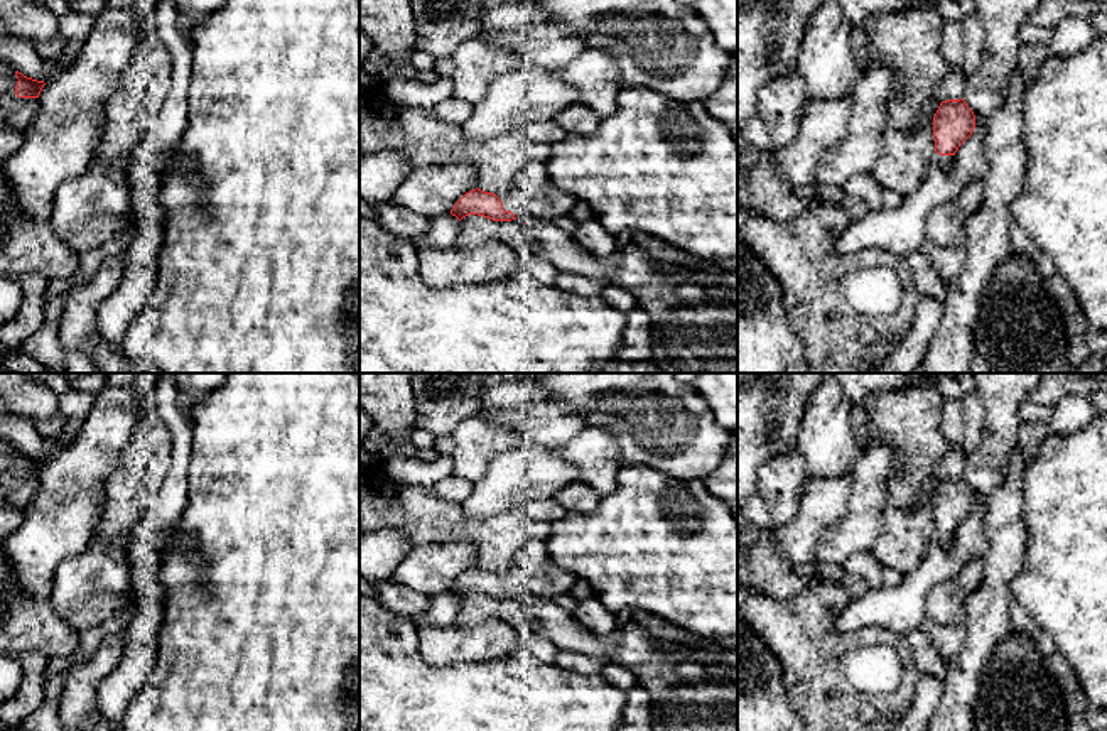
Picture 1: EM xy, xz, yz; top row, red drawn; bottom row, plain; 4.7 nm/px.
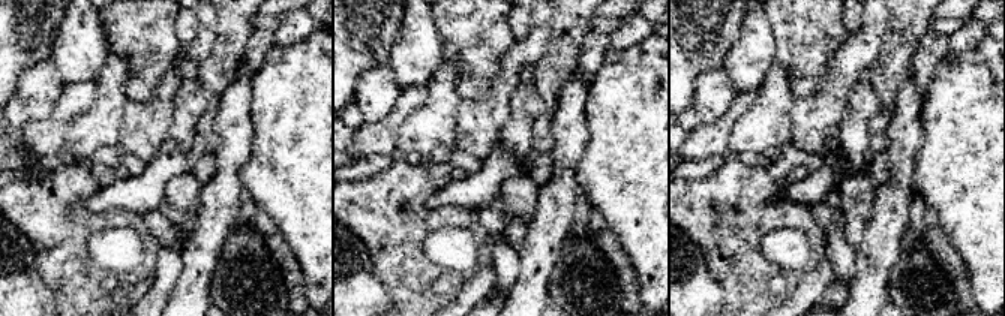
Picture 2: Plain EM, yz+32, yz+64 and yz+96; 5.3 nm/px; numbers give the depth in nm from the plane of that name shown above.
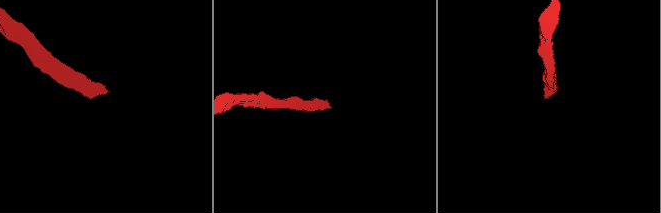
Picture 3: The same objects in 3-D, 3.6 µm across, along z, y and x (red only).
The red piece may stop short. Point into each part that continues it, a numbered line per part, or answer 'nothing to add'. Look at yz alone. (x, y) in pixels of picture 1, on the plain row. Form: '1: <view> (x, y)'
1: yz (944, 539)

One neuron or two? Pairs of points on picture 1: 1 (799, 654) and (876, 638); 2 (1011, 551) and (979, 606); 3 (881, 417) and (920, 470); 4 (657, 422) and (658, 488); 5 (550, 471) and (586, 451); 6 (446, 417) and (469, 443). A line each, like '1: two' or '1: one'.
1: one
2: one
3: one
4: two
5: two
6: two

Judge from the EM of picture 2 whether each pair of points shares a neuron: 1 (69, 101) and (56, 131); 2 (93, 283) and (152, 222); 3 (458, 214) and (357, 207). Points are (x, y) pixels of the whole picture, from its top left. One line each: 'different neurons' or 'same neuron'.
1: same neuron
2: different neurons
3: same neuron

